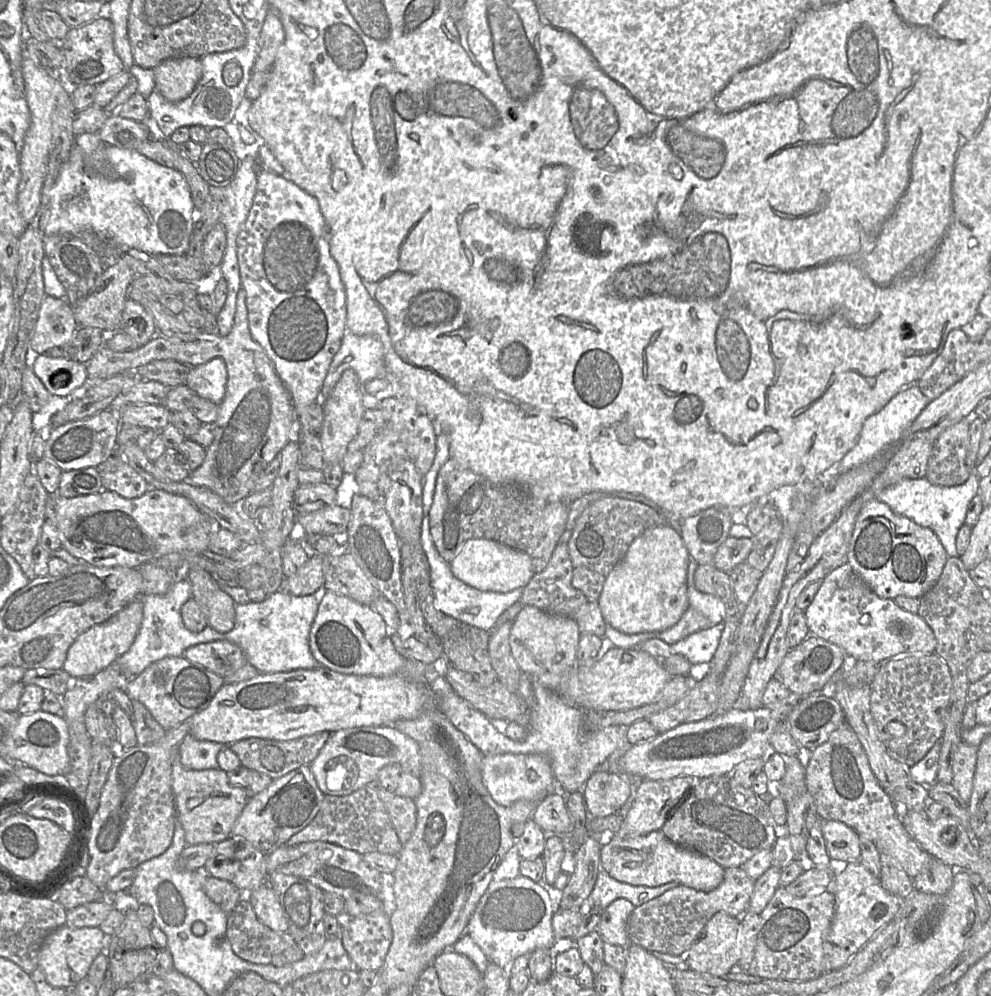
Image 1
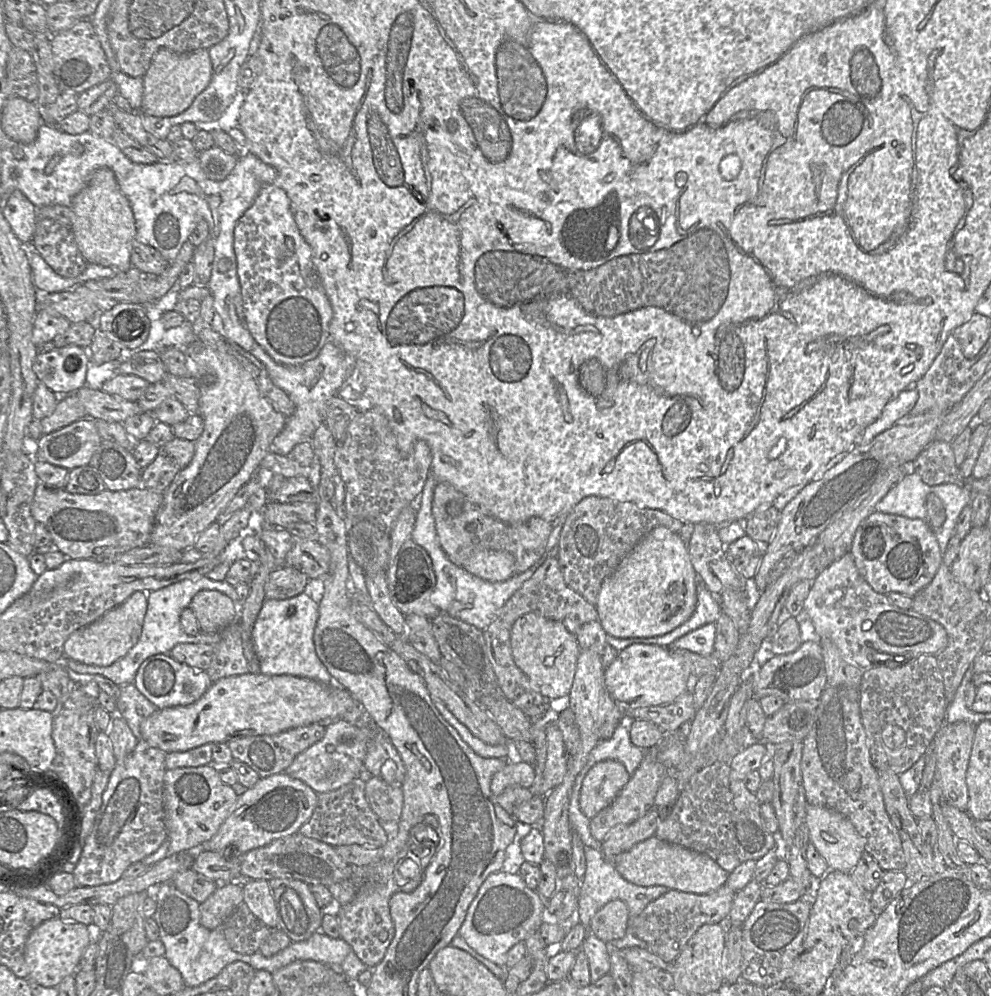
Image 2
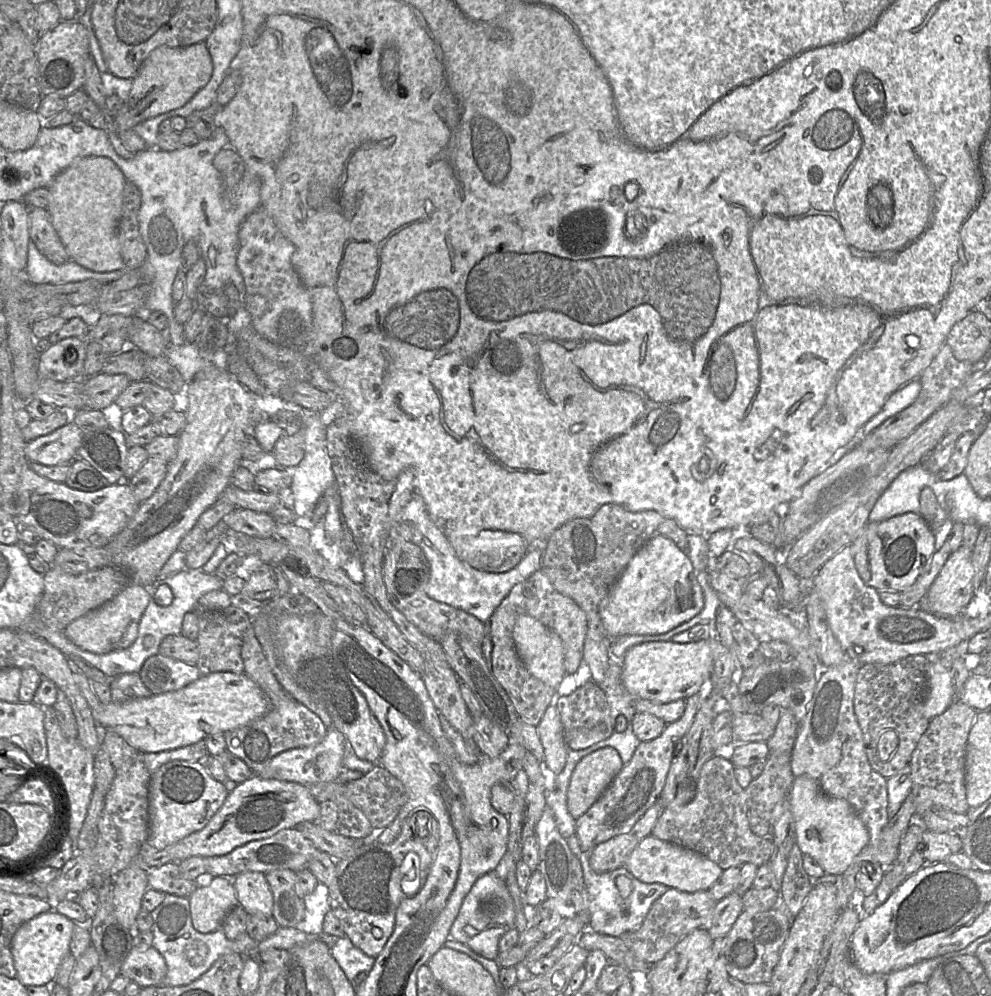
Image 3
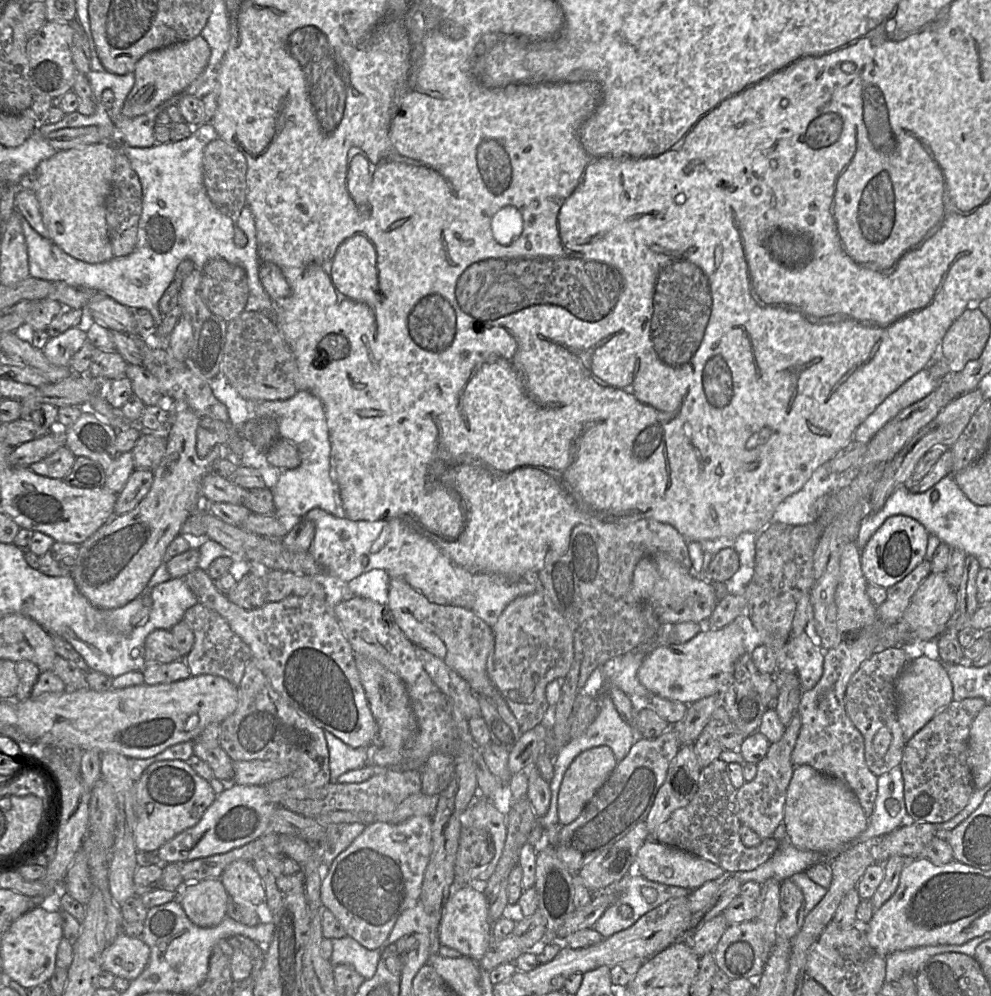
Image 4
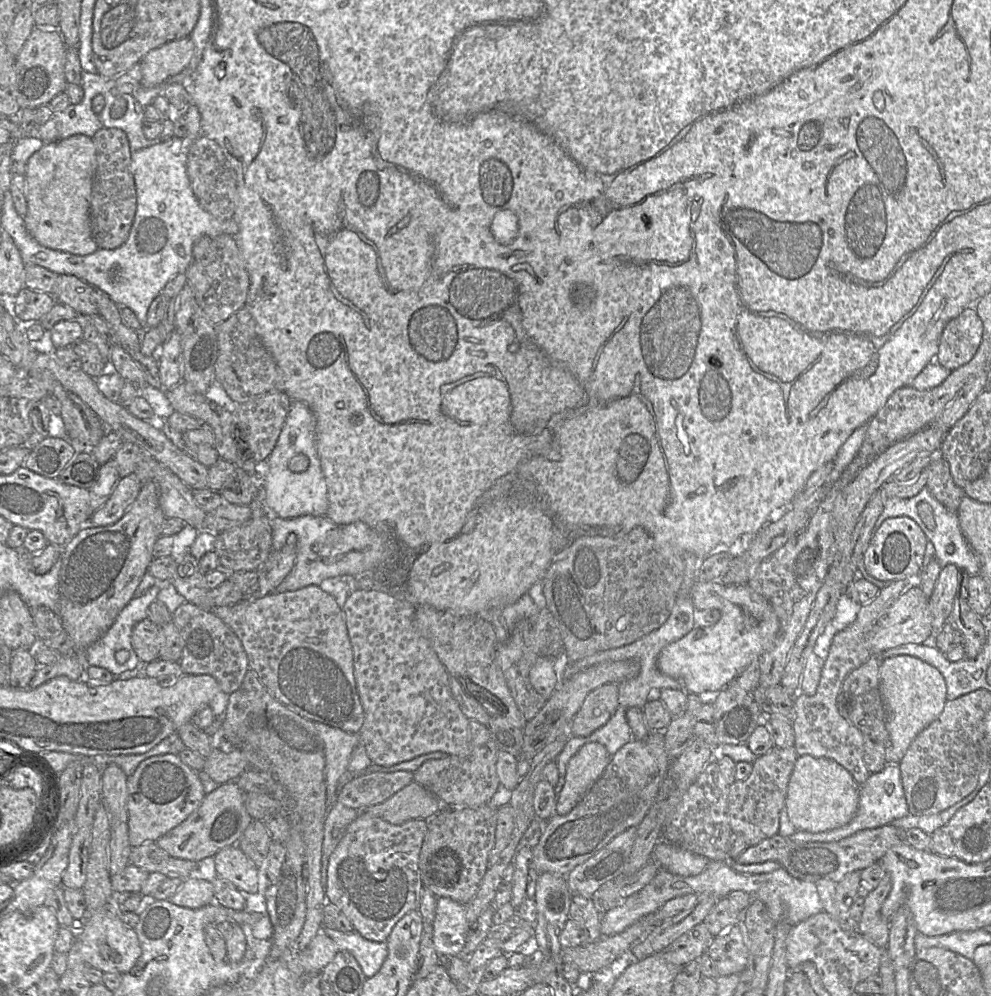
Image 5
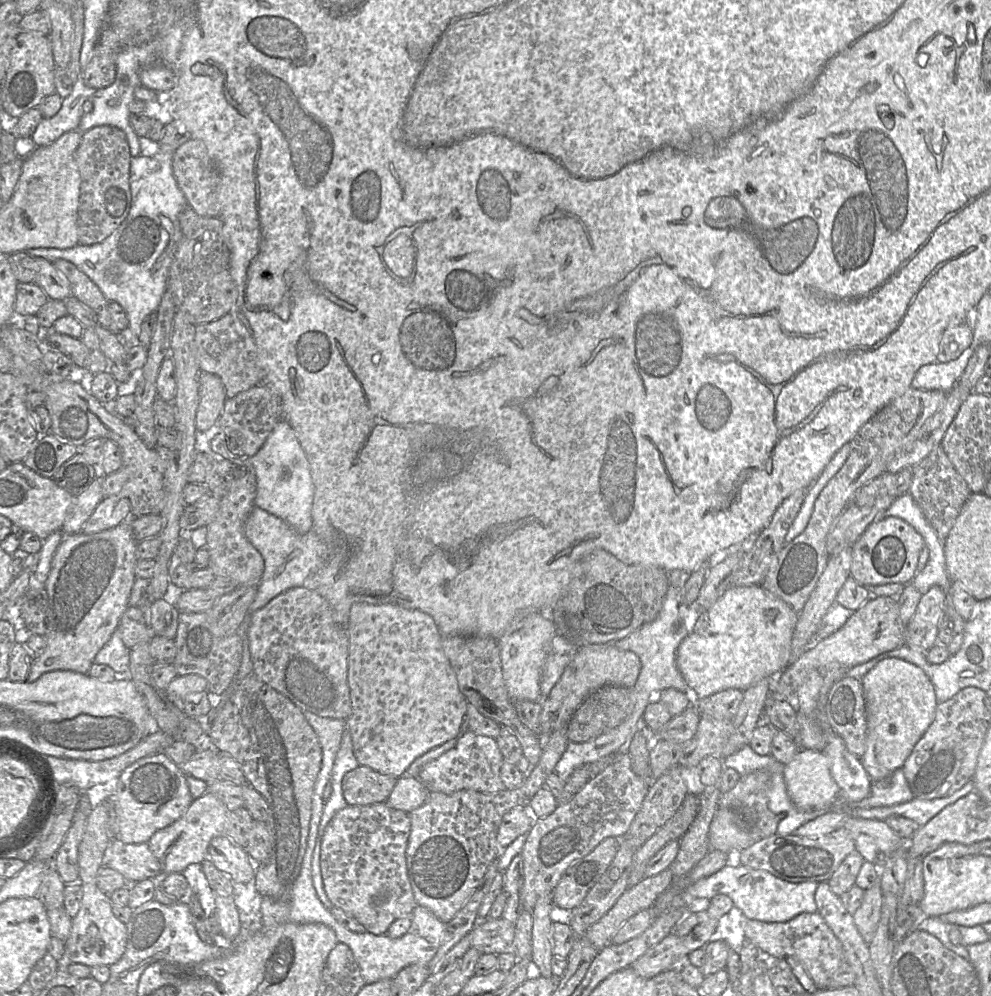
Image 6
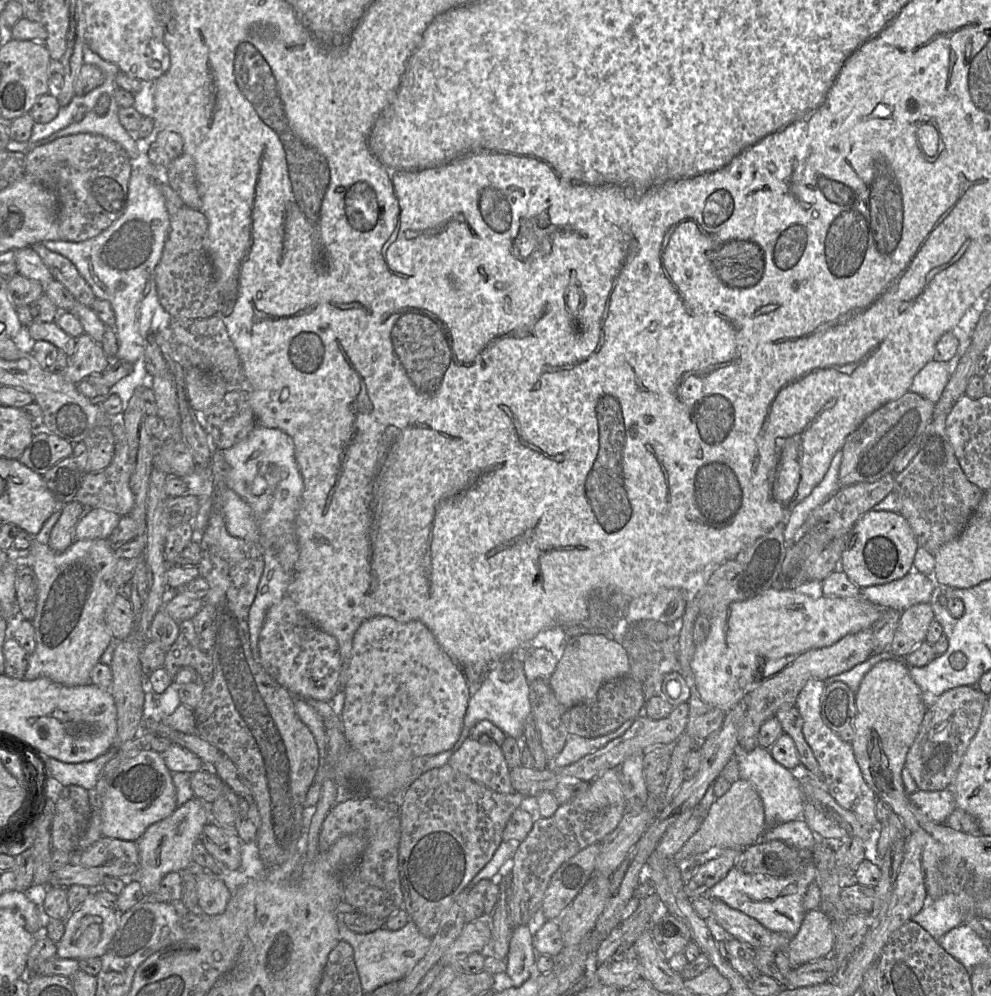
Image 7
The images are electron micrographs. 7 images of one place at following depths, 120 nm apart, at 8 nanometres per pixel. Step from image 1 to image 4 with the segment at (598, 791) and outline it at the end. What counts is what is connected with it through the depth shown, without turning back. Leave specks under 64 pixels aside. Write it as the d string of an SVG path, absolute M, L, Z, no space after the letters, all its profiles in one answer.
M601 745L580 753L566 770L558 794L558 818L561 825L573 822L617 765L610 747Z

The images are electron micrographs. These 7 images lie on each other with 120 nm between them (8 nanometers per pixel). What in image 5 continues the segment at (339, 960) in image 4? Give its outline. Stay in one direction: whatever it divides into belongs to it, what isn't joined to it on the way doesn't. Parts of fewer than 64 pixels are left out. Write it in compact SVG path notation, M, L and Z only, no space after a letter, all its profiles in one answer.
M324 926L320 932L336 944L337 951L347 951L356 959L366 979L378 973L387 957L386 941L374 942L357 932L343 933Z

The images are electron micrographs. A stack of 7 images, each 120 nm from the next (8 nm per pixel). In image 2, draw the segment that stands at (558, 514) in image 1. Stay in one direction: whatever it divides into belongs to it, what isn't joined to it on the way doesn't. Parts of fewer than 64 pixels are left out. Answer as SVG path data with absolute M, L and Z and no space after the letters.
M445 482L436 483L432 514L439 543L453 564L462 567L468 558L479 551L505 551L515 558L515 574L525 572L543 557L553 528L550 521L540 517L517 524L500 521L484 513L463 493Z

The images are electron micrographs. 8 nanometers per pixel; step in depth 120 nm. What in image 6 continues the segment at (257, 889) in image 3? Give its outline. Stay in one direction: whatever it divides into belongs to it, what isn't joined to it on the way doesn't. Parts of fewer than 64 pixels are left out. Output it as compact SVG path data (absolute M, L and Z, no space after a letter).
M226 835L211 840L208 858L232 882L248 883L255 878L255 872L246 850L234 844Z

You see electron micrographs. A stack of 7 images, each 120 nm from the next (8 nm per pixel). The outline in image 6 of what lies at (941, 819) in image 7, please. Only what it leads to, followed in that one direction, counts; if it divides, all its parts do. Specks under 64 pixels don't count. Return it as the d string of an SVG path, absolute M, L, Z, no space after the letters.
M971 780L947 797L930 800L913 798L909 802L896 804L894 806L869 809L854 808L853 810L850 810L850 814L853 817L874 819L879 821L884 821L888 817L897 815L910 819L919 826L922 826L940 813L940 811L942 811L945 807L968 795L974 790L974 788L974 782Z

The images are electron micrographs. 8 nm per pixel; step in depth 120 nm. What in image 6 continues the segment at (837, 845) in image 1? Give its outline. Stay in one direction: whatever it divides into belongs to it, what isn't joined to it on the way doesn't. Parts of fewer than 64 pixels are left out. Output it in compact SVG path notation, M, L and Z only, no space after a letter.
M799 749L793 759L785 765L784 779L788 796L798 809L825 809L840 799L839 787L830 772L830 760L822 752Z

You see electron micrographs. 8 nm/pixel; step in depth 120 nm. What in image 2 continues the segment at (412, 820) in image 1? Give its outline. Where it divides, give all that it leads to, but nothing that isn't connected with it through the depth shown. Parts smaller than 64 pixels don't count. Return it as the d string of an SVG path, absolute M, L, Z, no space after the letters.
M372 776L365 783L365 797L385 832L388 835L395 833L403 807L401 787Z

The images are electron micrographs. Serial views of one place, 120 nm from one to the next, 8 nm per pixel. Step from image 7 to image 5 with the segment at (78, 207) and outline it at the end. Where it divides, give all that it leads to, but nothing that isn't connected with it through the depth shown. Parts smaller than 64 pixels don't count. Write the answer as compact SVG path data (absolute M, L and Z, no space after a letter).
M102 128L92 137L97 169L92 183L89 219L91 234L100 249L113 250L129 237L137 209L136 185L131 173L131 150L126 133L118 128Z

